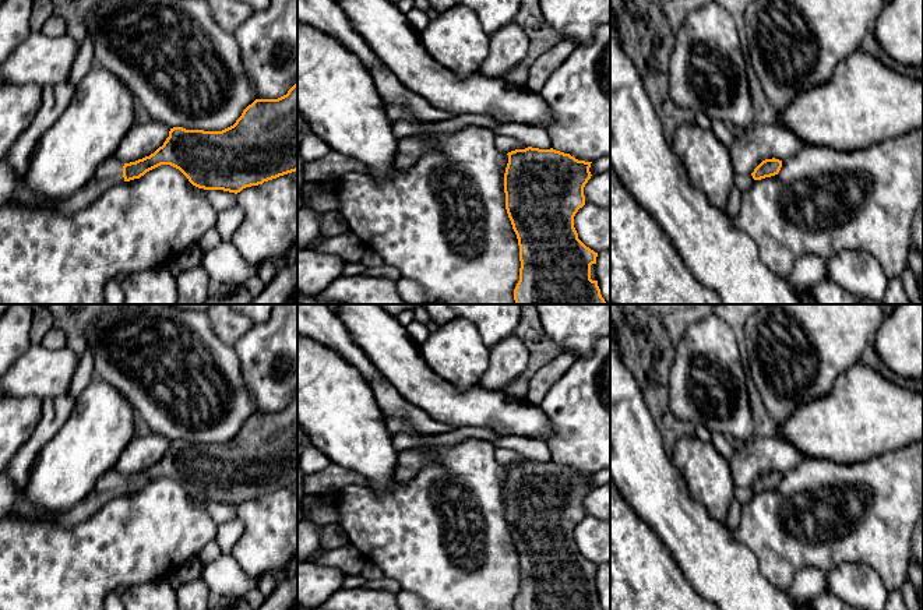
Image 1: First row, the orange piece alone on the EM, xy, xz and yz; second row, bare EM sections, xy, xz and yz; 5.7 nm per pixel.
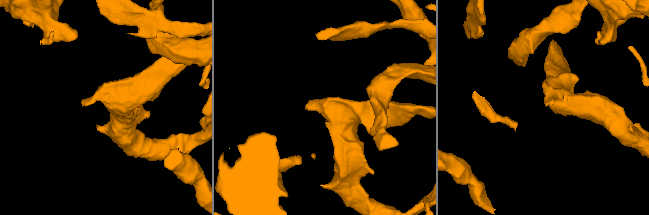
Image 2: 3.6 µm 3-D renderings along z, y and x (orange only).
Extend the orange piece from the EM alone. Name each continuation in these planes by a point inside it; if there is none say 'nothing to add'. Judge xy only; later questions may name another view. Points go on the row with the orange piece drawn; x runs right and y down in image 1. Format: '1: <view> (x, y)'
1: xy (111, 172)

